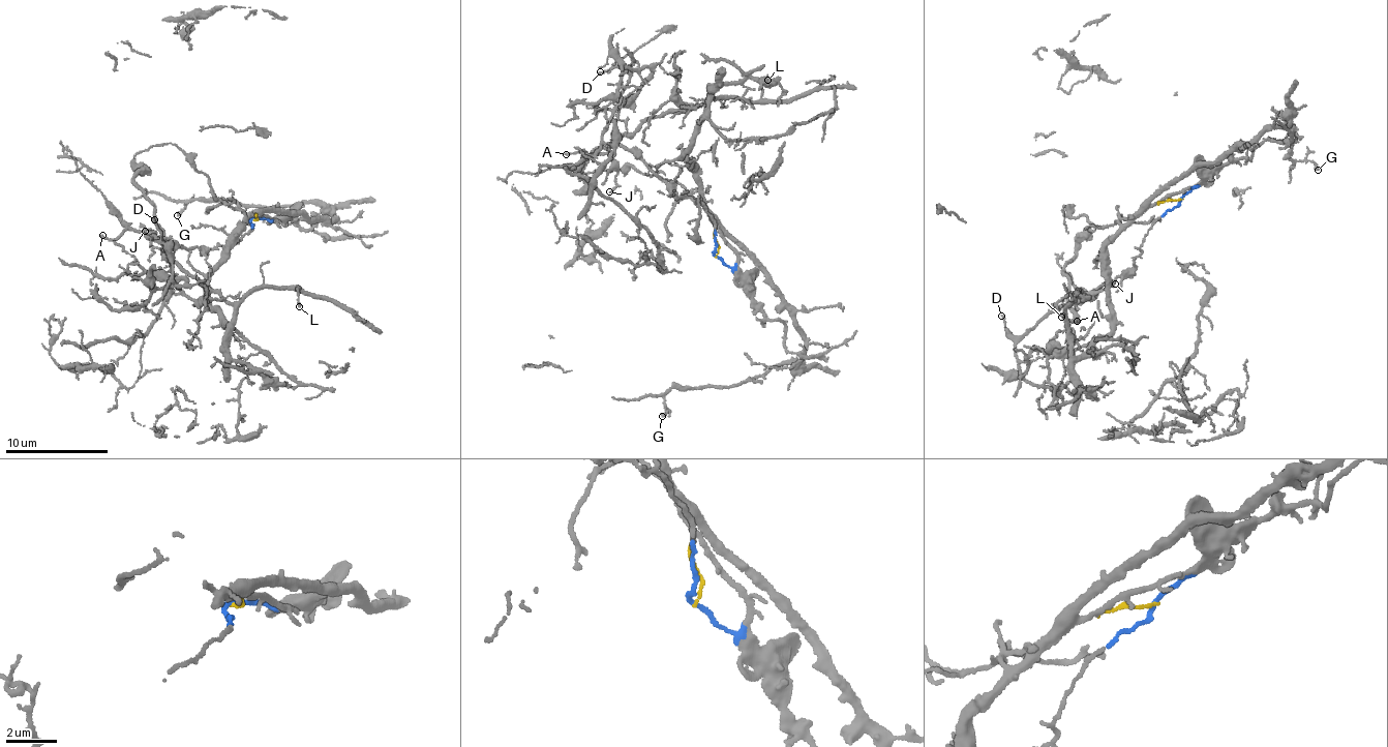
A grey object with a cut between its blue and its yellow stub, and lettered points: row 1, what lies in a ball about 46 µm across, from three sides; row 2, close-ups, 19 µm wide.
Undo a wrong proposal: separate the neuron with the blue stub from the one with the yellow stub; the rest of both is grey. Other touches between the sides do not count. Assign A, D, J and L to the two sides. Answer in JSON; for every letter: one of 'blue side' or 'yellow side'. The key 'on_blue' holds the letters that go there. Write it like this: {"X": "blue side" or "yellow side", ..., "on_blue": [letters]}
{"A": "blue side", "D": "blue side", "J": "blue side", "L": "yellow side", "on_blue": ["A", "D", "J"]}

